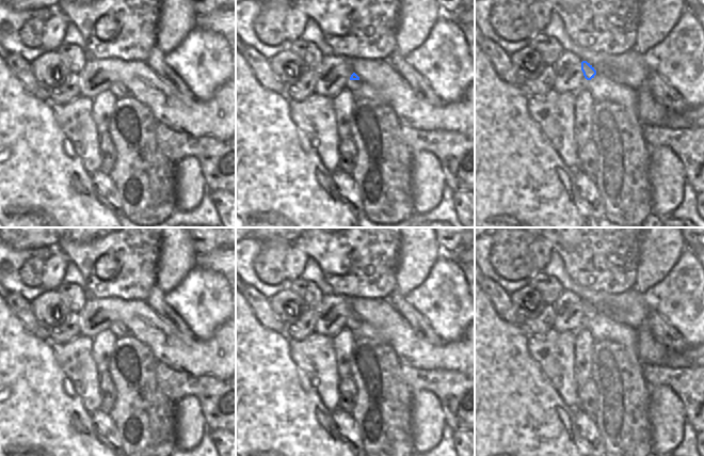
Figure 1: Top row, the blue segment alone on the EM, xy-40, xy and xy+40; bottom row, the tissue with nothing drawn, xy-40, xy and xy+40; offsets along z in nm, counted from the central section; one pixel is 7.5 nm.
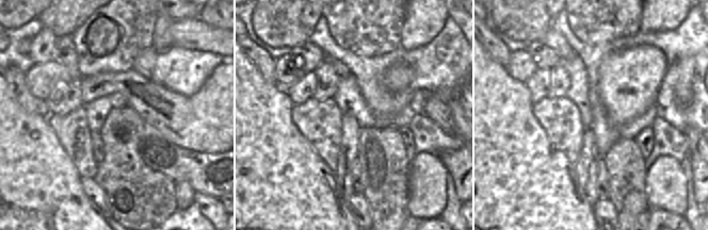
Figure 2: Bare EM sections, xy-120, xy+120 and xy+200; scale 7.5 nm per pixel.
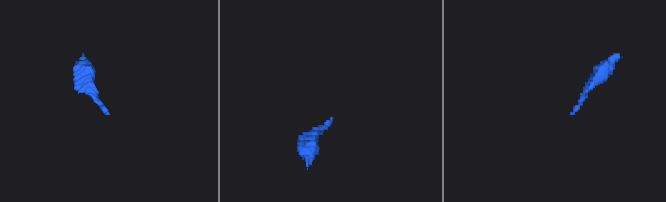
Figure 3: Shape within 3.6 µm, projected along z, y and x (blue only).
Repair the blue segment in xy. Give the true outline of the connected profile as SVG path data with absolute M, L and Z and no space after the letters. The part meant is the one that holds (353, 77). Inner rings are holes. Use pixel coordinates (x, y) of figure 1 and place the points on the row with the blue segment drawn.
M353 73L350 79L347 81L347 89L354 95L361 88L362 81L359 77Z

